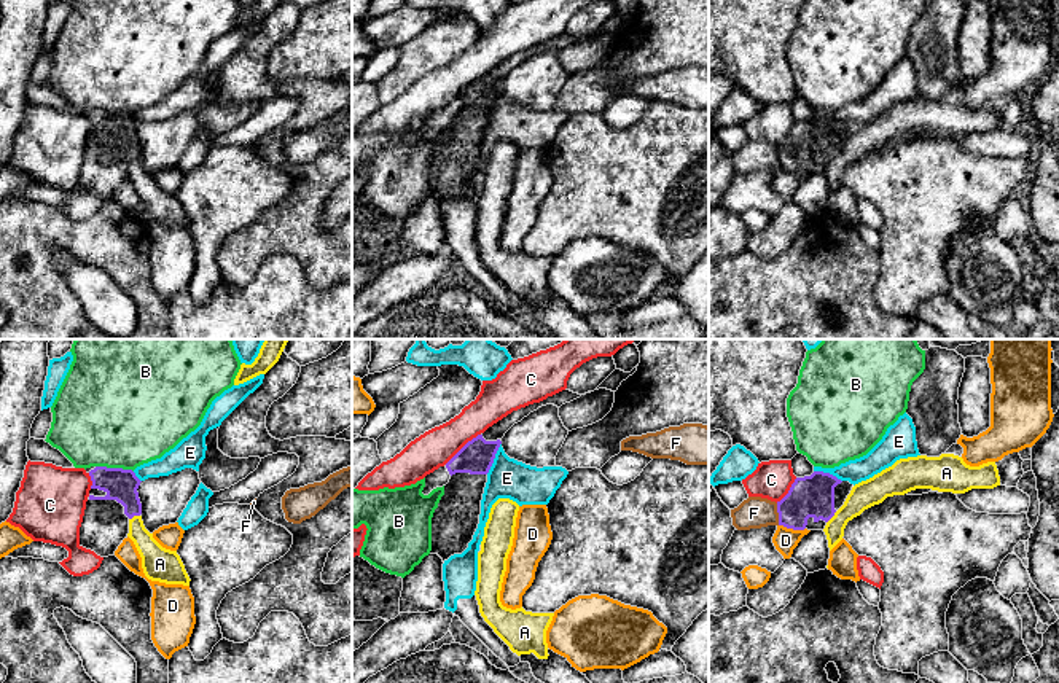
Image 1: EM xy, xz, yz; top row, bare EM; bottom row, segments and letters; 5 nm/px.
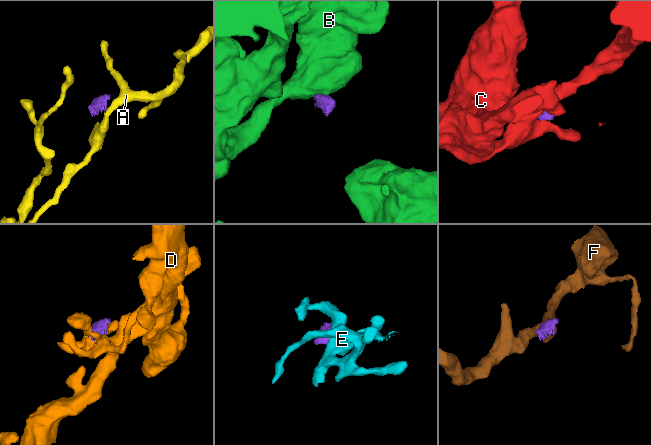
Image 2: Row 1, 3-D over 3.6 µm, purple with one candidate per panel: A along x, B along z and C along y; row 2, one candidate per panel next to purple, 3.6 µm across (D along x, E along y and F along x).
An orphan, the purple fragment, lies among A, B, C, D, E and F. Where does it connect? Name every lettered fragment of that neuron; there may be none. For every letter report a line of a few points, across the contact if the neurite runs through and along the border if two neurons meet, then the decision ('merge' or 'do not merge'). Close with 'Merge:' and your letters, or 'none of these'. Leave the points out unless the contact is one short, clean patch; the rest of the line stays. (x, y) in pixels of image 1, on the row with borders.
A: yz (836, 511), (827, 522) | do not merge
B: do not merge
C: xz (480, 433), (468, 440), (445, 464) | do not merge
D: yz (779, 524), (789, 529), (804, 529) | do not merge
E: xz (500, 443), (494, 462), (486, 473) | do not merge
F: yz (776, 503), (779, 524) | do not merge
Merge: none of these

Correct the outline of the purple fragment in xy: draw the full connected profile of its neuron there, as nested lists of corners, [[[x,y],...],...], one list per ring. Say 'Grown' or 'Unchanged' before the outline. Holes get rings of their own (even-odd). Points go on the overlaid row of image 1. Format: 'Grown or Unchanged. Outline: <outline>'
Grown. Outline: [[[96,466],[89,471],[92,486],[80,527],[80,546],[100,557],[115,556],[127,538],[129,521],[142,514],[140,479],[132,470]]]

